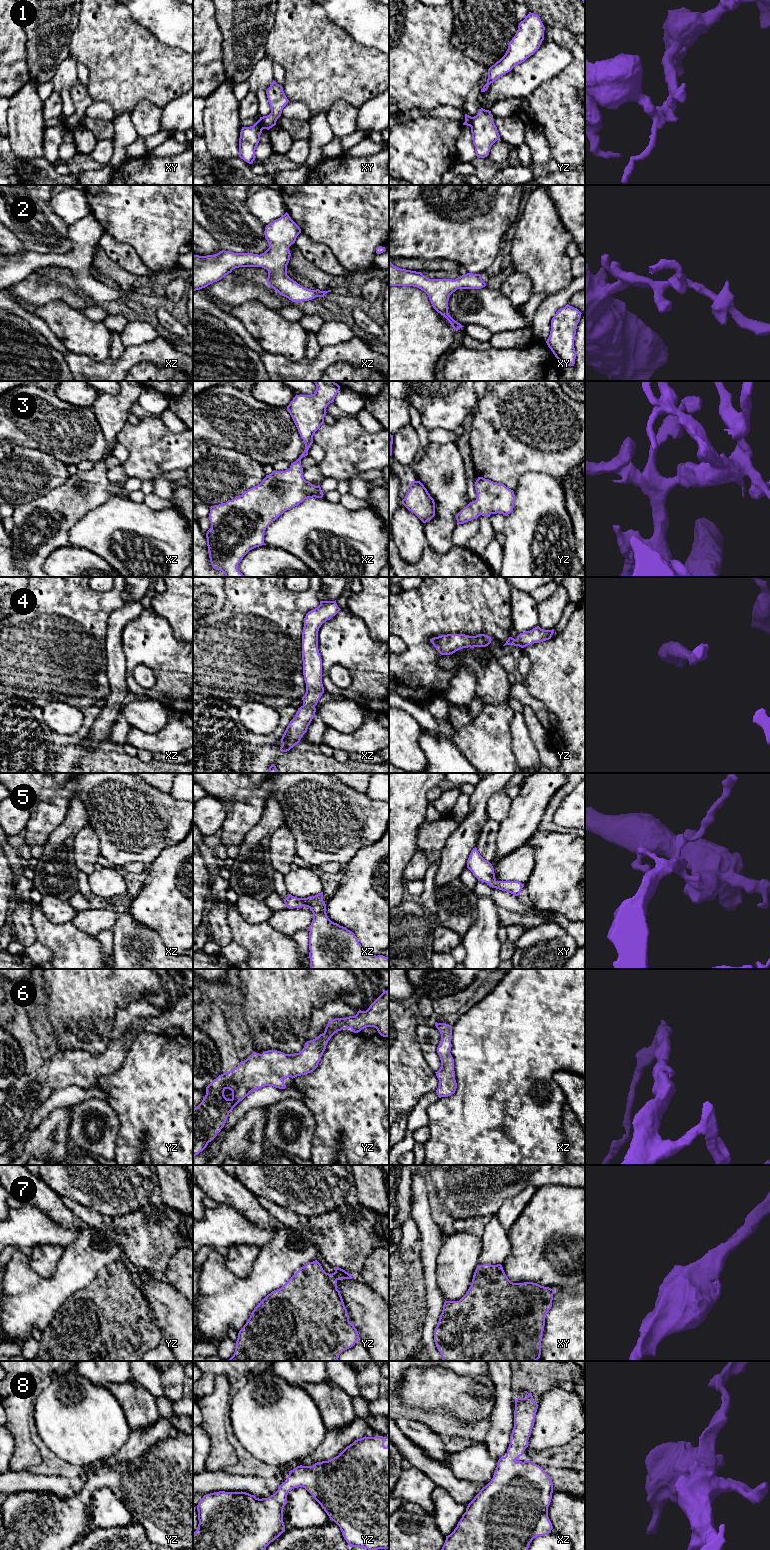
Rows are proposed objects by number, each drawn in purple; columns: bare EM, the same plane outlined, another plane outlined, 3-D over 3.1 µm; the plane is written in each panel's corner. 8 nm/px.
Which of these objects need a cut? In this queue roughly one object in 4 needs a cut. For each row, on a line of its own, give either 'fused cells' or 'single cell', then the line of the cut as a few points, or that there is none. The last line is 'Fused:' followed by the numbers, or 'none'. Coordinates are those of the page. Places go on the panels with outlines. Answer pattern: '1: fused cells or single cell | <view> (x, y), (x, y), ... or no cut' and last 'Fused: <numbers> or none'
1: single cell | no cut
2: single cell | no cut
3: single cell | no cut
4: single cell | no cut
5: single cell | no cut
6: single cell | no cut
7: single cell | no cut
8: single cell | no cut
Fused: none

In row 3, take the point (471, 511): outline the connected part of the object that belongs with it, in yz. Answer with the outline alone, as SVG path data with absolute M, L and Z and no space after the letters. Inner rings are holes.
M478 477L475 482L477 498L464 507L457 515L457 525L478 518L480 515L490 517L491 514L507 516L513 511L514 491L504 484Z

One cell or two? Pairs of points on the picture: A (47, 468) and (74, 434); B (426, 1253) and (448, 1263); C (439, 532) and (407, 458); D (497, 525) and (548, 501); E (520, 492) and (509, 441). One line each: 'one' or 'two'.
A: two
B: two
C: two
D: two
E: two

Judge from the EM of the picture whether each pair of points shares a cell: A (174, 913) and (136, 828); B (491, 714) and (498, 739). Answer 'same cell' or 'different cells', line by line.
A: different cells
B: same cell

